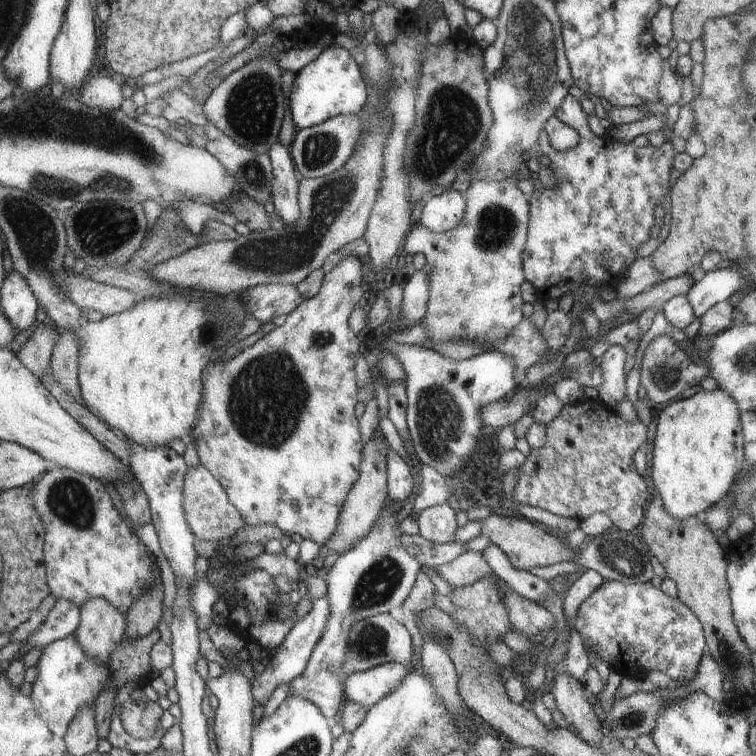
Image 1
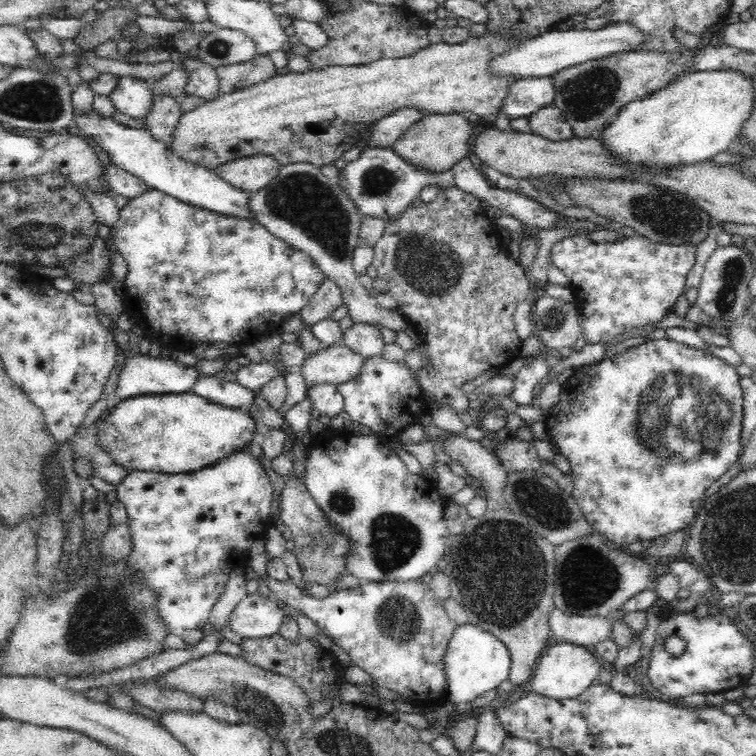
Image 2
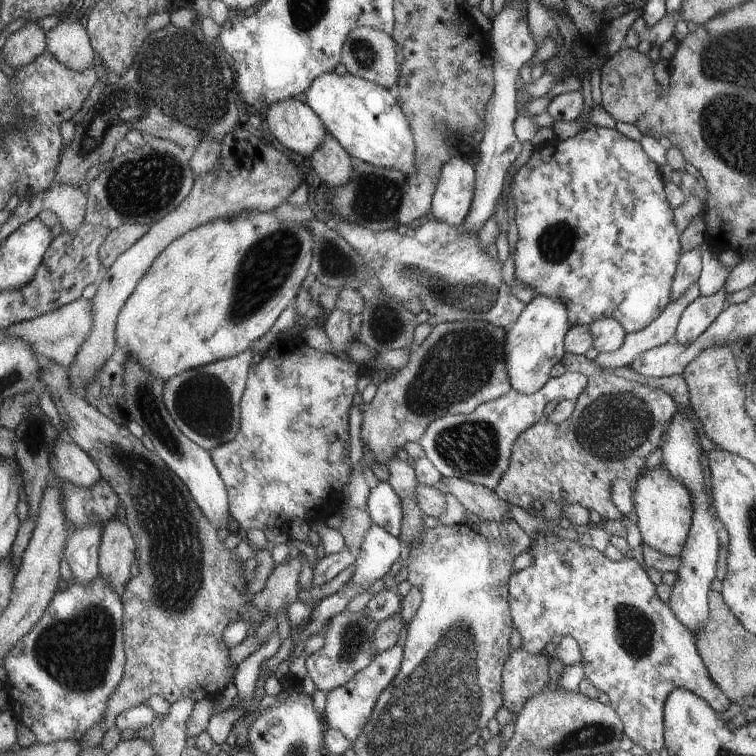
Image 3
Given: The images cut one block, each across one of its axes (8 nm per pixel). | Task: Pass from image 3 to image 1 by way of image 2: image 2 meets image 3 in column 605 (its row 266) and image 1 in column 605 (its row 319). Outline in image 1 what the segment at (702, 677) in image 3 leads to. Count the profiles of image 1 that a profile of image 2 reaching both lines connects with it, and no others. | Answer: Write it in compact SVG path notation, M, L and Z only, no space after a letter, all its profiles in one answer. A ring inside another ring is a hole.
M603 582L581 606L577 612L577 618L573 620L575 630L579 632L581 640L585 642L585 648L595 652L599 660L609 664L609 670L615 670L617 674L633 680L645 680L647 674L661 672L671 680L677 682L691 682L699 672L701 656L707 648L703 624L697 620L693 610L681 602L677 596L671 598L661 588L651 586L651 582L645 584L621 584L621 582Z

